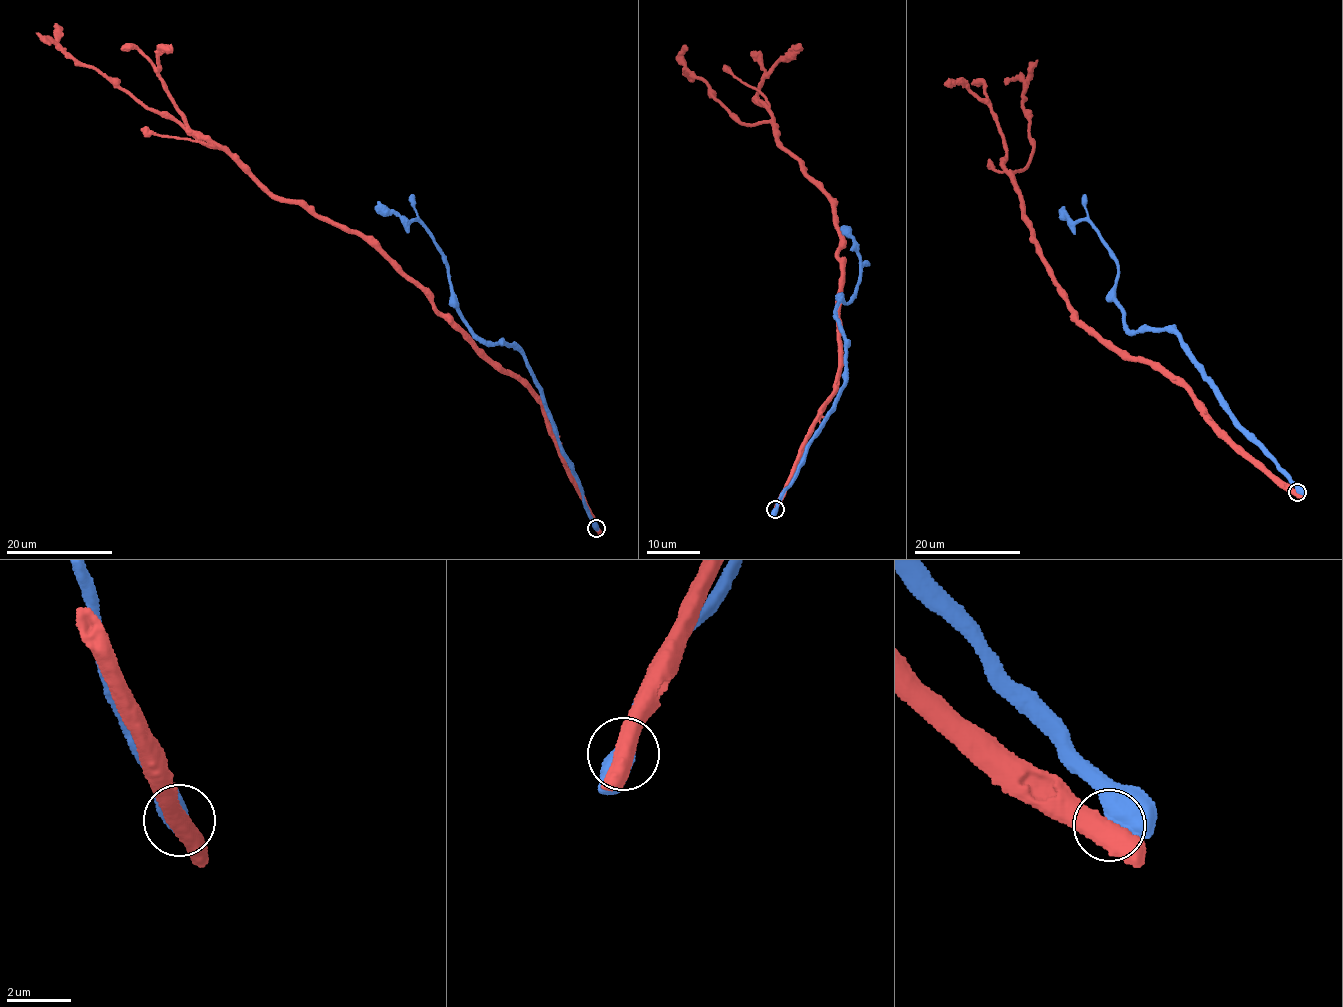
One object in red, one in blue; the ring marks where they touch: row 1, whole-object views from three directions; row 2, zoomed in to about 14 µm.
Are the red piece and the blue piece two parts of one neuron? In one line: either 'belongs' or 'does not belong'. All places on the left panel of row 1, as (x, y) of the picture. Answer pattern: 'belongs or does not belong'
does not belong

